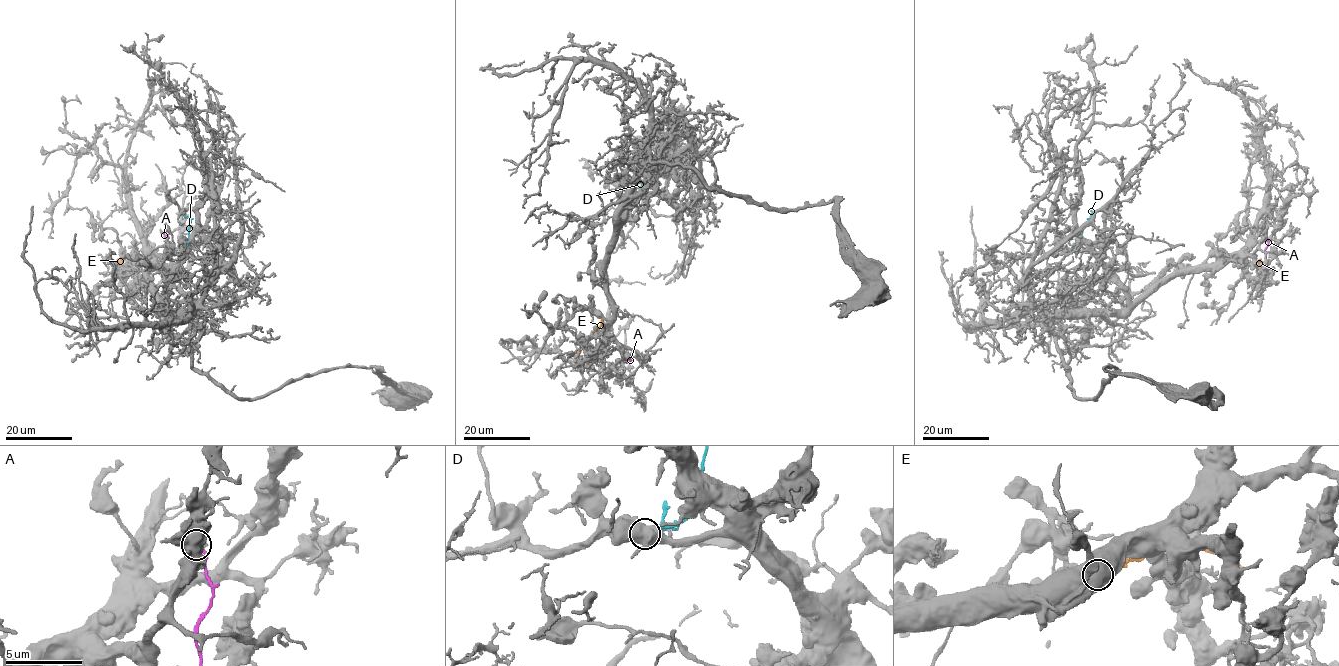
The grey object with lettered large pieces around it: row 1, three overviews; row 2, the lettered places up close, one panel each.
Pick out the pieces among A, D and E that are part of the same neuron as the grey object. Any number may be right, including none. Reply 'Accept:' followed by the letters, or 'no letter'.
Accept: no letter

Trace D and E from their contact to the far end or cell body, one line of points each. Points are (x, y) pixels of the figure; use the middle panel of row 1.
D: (641, 162), (649, 181), (640, 184)
E: (602, 319), (599, 328), (580, 351), (575, 362)

